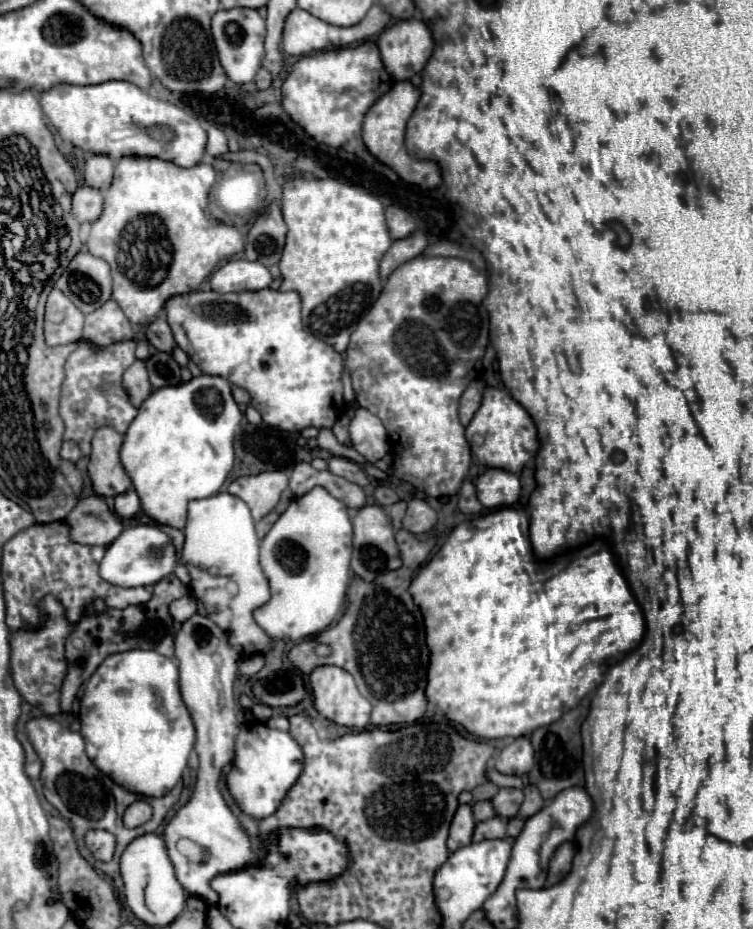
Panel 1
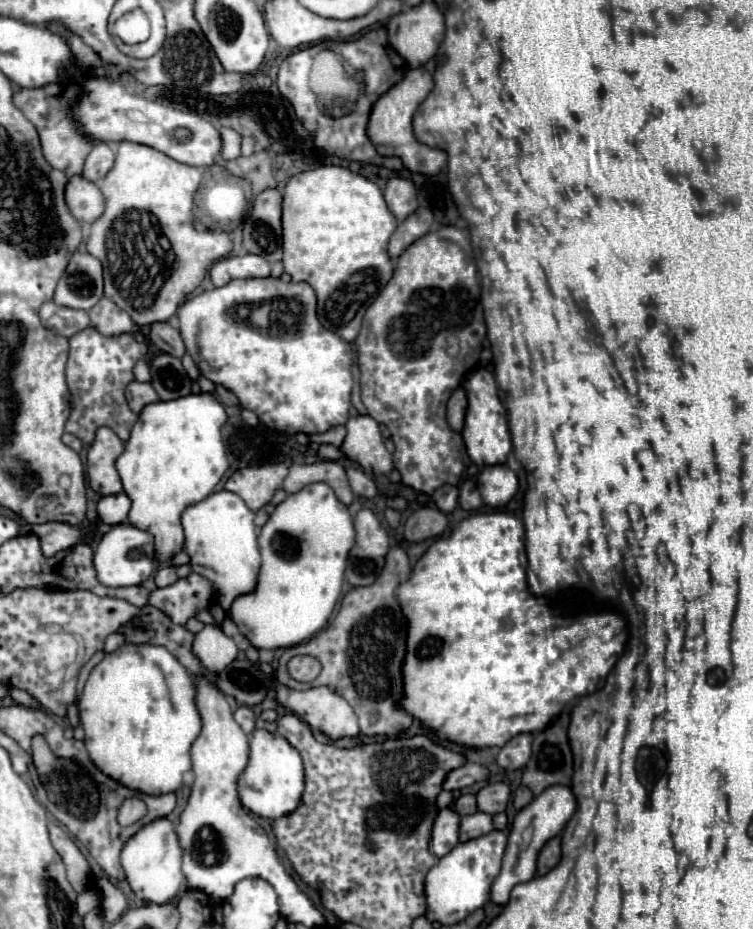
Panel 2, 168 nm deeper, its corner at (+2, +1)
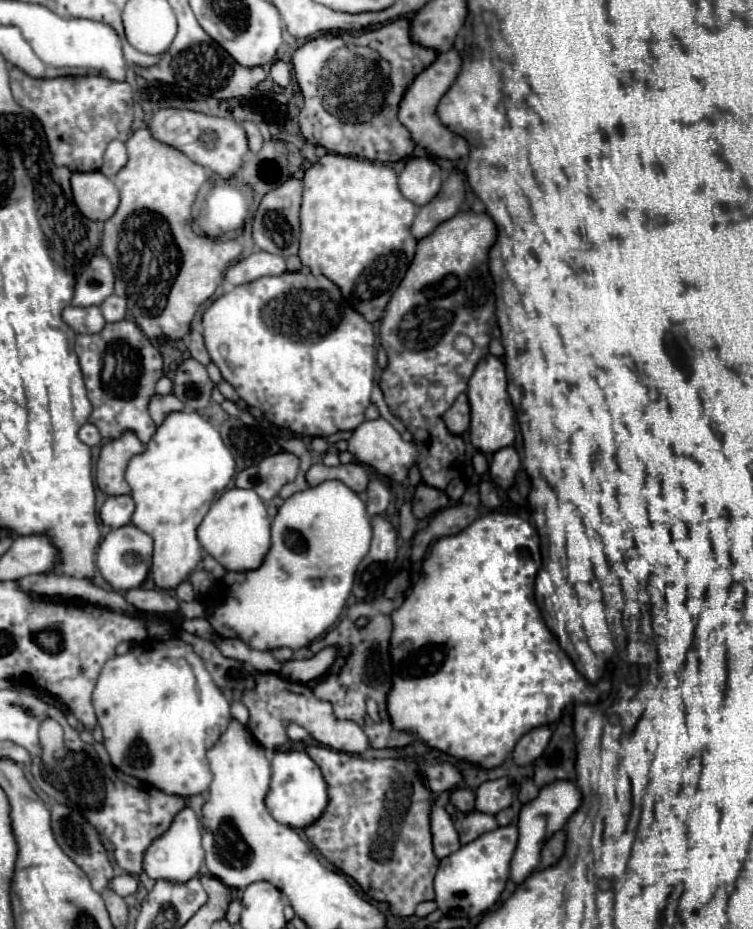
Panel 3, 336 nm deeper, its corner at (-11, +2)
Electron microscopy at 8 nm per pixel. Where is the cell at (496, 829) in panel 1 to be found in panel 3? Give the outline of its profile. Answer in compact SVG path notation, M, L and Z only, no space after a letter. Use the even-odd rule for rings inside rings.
M472 811L464 817L464 821L458 825L460 831L460 841L462 843L470 843L474 839L478 839L480 835L494 831L498 827L496 817L488 815L488 813L480 813L480 811Z

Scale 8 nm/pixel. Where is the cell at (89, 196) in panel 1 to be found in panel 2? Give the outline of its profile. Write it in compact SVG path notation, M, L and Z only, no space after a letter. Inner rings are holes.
M83 176L69 178L65 186L65 202L71 214L81 222L95 222L105 208L105 198L101 190Z

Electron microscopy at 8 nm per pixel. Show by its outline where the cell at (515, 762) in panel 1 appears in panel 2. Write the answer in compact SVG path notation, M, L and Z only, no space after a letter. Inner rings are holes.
M519 734L511 738L497 754L497 766L501 770L519 770L527 764L531 758L531 744L533 736L531 734Z

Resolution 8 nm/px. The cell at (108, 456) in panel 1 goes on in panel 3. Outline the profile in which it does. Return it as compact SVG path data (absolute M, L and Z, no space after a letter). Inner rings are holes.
M126 431L118 439L108 441L102 451L96 465L96 483L106 495L126 495L130 493L130 485L124 479L128 461L142 453L144 445L134 437L134 433Z

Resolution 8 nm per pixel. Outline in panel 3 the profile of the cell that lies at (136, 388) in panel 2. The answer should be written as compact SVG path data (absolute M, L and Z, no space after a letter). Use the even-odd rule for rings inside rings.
M154 395L150 399L150 405L148 405L150 417L154 419L156 425L162 423L162 419L166 417L166 413L170 413L170 411L182 411L182 409L184 409L182 401L178 401L174 395Z

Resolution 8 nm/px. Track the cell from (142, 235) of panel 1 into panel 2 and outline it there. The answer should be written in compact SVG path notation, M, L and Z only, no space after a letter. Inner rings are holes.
M121 142L115 166L99 182L107 206L101 218L91 224L87 252L105 266L105 296L121 306L121 310L129 310L137 326L167 322L177 312L179 304L203 282L211 264L229 256L233 248L227 232L197 232L193 228L193 194L199 188L201 176L203 168L175 162L167 154L143 144Z

